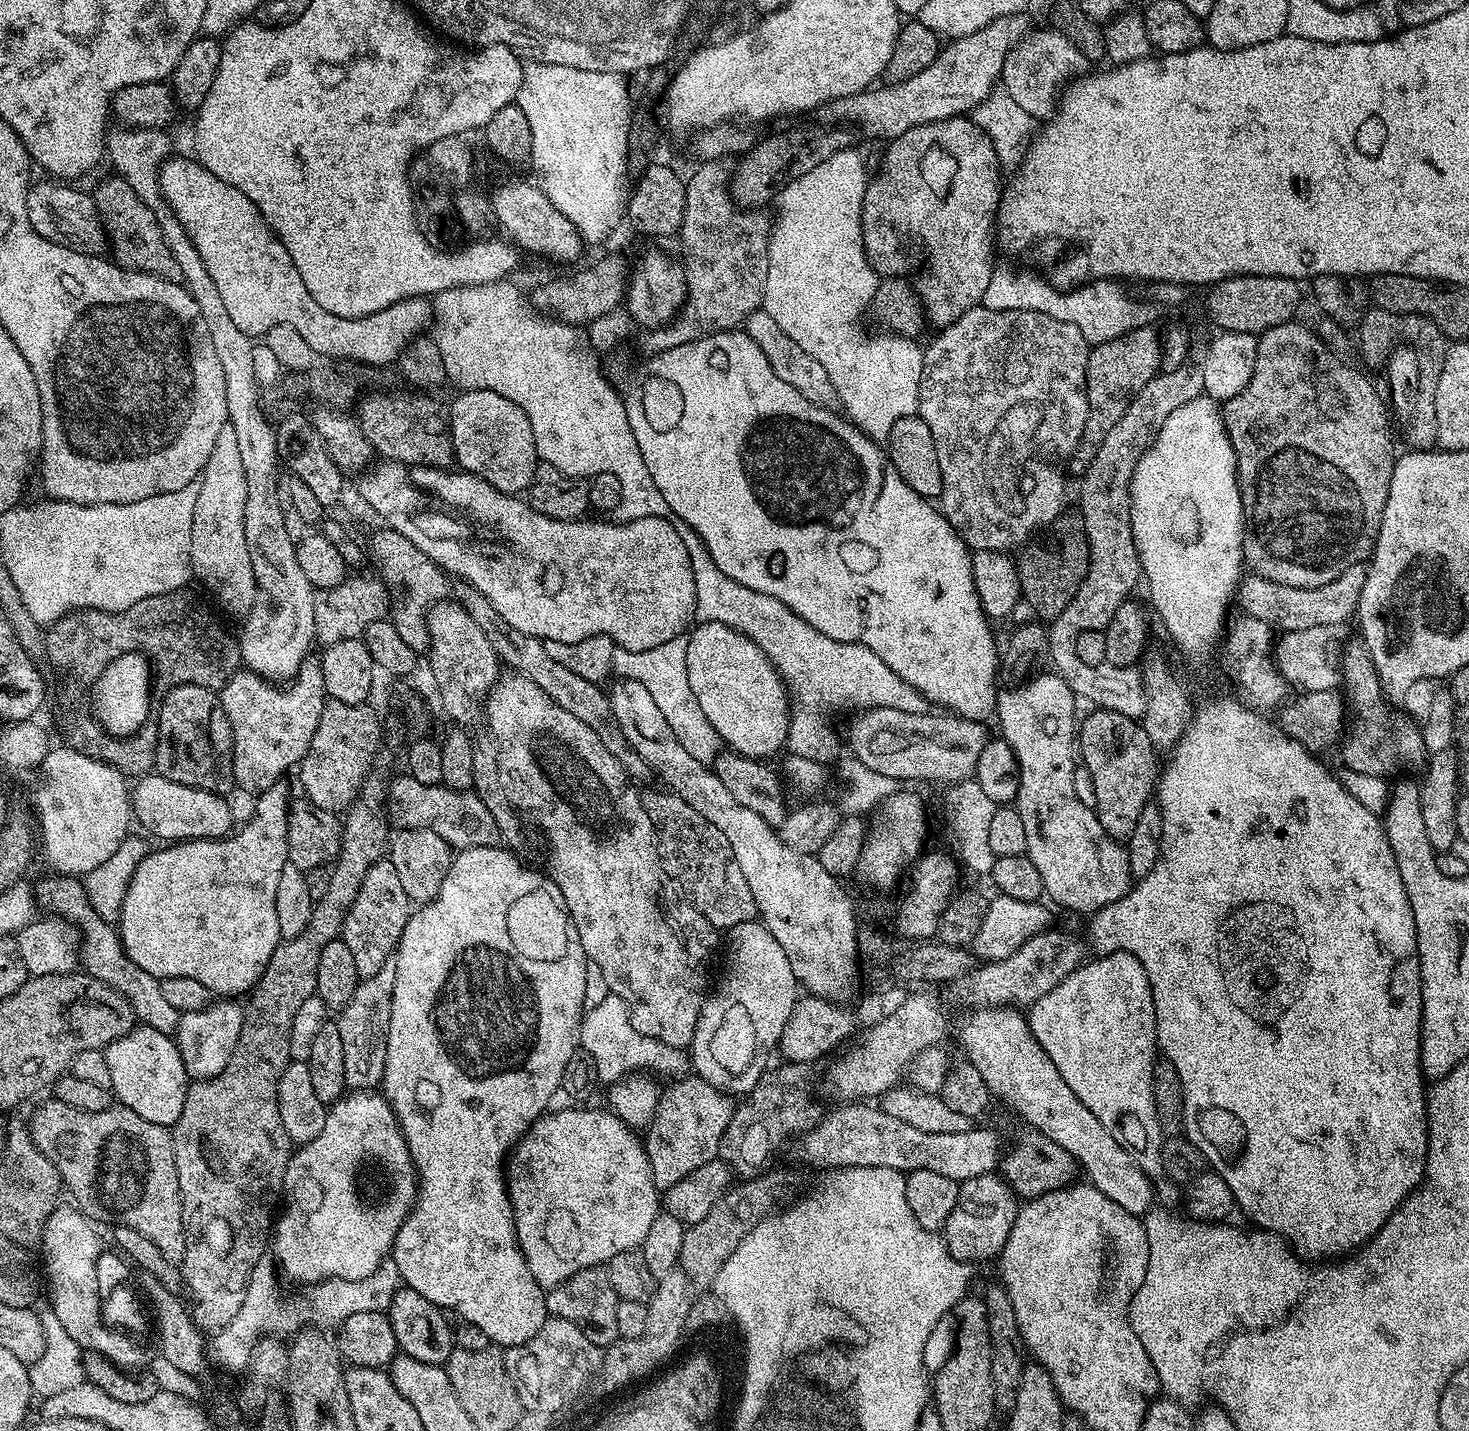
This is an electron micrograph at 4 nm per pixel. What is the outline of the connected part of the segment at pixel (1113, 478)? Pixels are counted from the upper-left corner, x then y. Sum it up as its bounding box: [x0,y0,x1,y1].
[1048,354,1204,719]

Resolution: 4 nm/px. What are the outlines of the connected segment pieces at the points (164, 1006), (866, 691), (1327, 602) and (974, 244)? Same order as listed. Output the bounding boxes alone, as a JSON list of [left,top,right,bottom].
[[38,874,182,1033],[643,482,930,766],[1236,563,1367,632],[864,115,1002,330]]

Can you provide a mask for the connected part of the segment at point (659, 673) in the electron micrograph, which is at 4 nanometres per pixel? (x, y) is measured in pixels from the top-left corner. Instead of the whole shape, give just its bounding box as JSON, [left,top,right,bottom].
[613,635,722,765]

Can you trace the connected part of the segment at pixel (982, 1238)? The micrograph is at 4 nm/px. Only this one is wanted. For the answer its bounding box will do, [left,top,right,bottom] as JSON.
[942,1174,1016,1262]

